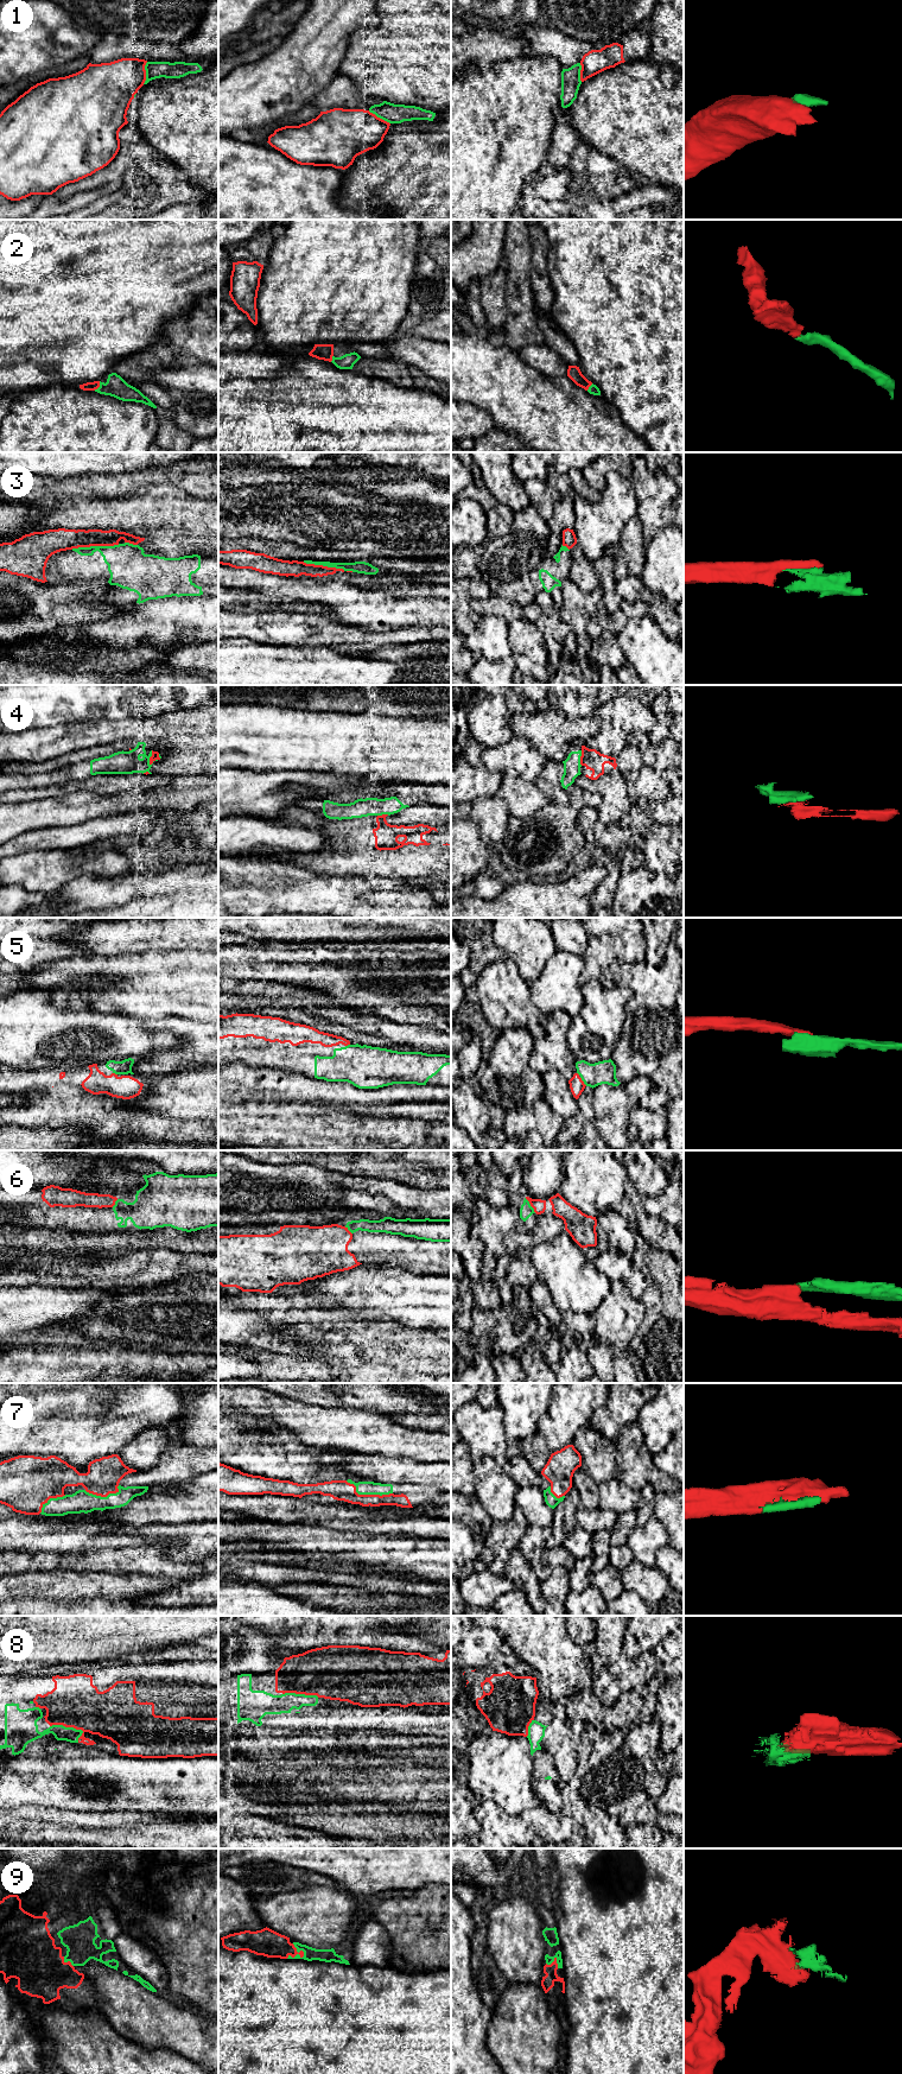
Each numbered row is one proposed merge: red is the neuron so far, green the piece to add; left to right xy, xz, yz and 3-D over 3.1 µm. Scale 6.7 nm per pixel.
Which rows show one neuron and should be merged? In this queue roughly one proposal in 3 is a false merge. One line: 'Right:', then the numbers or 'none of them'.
Right: 2, 5, 7, 8, 9

